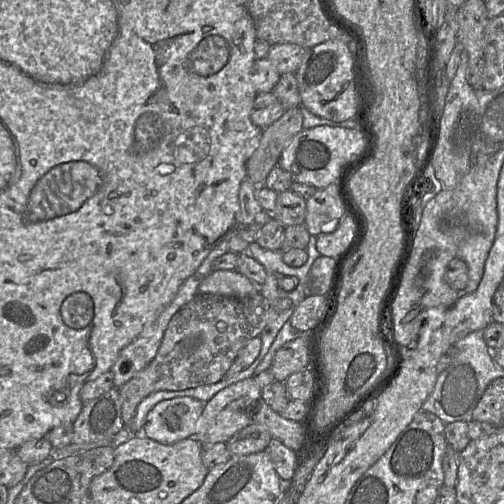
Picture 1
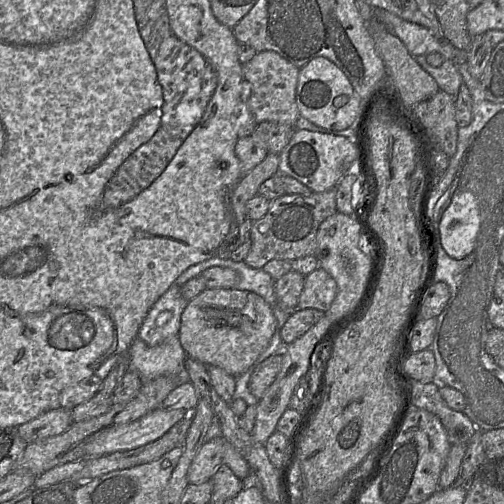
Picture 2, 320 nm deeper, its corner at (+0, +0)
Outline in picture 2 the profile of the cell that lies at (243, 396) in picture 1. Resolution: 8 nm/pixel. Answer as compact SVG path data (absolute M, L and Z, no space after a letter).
M224 438L207 440L199 449L188 469L188 483L201 484L212 478L223 464Z

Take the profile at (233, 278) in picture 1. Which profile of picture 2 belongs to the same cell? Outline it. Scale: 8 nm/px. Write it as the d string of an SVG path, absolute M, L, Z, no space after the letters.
M205 289L190 300L181 316L179 340L188 357L217 366L238 377L248 370L269 346L276 328L272 307L255 292Z

